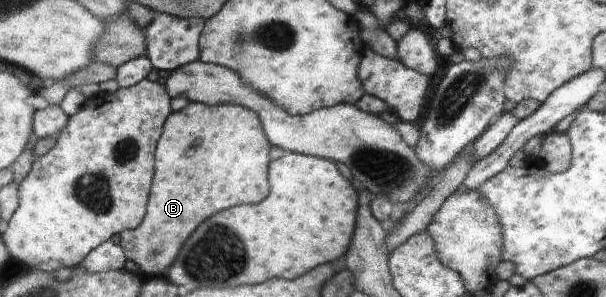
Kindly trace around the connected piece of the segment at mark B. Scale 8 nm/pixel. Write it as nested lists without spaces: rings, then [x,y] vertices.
[[[193,102],[185,110],[175,112],[165,128],[161,148],[157,150],[157,184],[153,188],[153,200],[149,206],[149,220],[133,232],[123,234],[123,248],[129,260],[137,263],[150,278],[163,277],[170,272],[177,256],[181,254],[185,242],[197,232],[197,228],[209,220],[219,210],[237,206],[237,204],[259,204],[269,194],[267,168],[271,162],[269,142],[263,134],[257,114],[249,108],[233,104],[207,106],[205,103]]]

